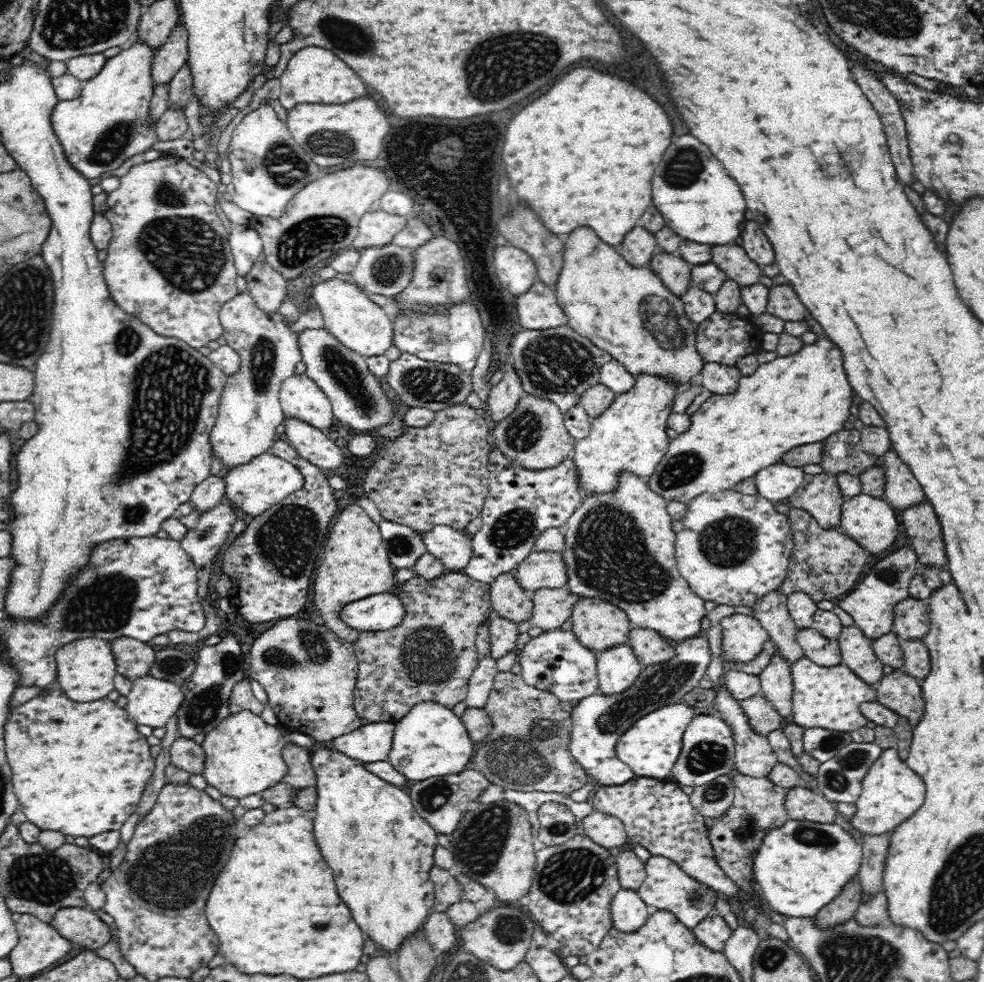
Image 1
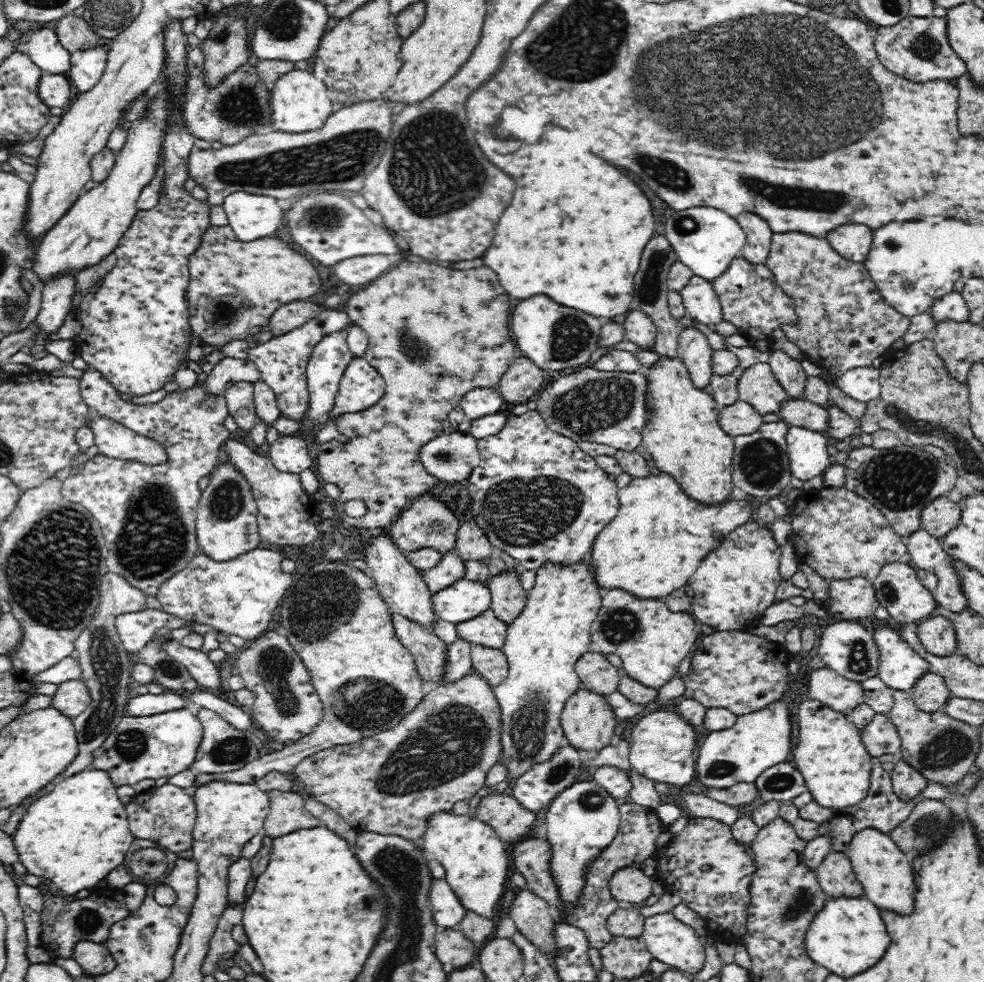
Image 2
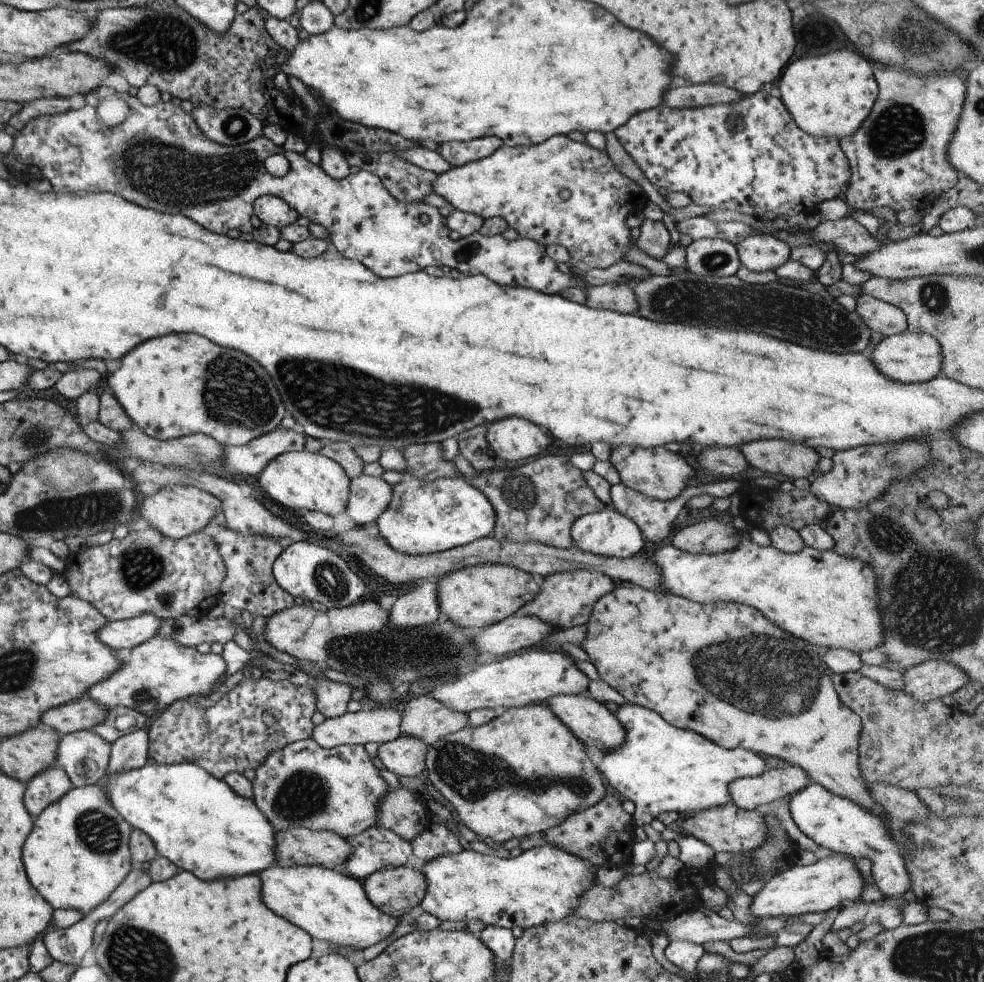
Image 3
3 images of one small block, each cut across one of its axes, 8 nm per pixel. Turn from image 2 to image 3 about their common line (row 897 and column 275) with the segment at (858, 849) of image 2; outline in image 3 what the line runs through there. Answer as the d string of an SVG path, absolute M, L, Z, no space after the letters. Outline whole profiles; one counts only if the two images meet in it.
M275 865L256 875L261 882L259 898L273 914L298 926L311 938L325 940L333 948L368 948L390 936L399 920L375 908L367 900L361 880L340 869L326 869L322 866L283 868Z

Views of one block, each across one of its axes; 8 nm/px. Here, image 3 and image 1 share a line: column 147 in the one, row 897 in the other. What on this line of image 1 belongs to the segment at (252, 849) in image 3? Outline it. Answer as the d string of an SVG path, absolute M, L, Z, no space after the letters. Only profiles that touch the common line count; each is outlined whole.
M792 820L766 834L752 868L767 904L785 918L814 918L859 873L863 848L842 825Z

